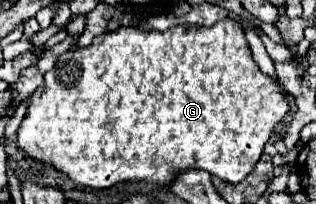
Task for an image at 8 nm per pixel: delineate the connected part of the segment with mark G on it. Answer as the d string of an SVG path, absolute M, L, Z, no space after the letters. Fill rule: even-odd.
M224 18L208 28L172 26L164 32L158 32L158 30L144 32L136 26L120 26L114 32L106 32L106 34L96 36L90 46L74 48L74 50L62 54L58 58L56 66L44 76L44 80L46 80L44 86L40 86L30 96L26 118L22 120L22 124L18 128L18 146L28 156L42 160L42 162L50 162L56 170L68 174L78 186L90 186L90 188L110 188L110 186L116 186L118 182L126 182L126 180L148 180L148 182L168 184L176 172L182 172L188 168L202 168L202 170L206 170L206 172L210 172L226 182L232 182L232 184L240 182L240 180L244 180L246 174L252 172L258 158L262 156L264 144L268 142L272 128L290 110L290 104L286 100L282 84L276 78L272 80L268 74L260 72L258 64L252 58L252 52L250 52L250 46L248 46L248 40L244 36L242 26L232 18Z

